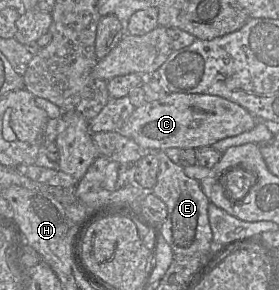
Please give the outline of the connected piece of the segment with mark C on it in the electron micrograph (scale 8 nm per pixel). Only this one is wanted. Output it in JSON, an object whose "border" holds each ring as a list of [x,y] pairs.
{"border":[[[168,93],[134,109],[119,133],[134,140],[147,151],[168,148],[197,149],[251,130],[257,119],[245,108],[223,97],[201,93]]]}

